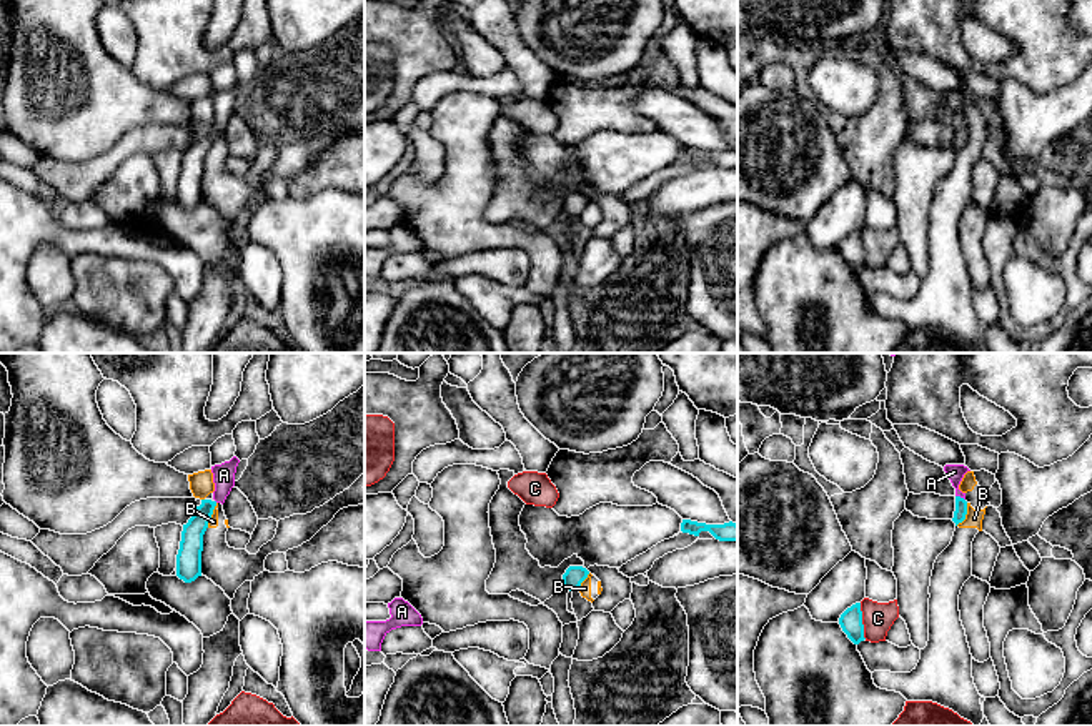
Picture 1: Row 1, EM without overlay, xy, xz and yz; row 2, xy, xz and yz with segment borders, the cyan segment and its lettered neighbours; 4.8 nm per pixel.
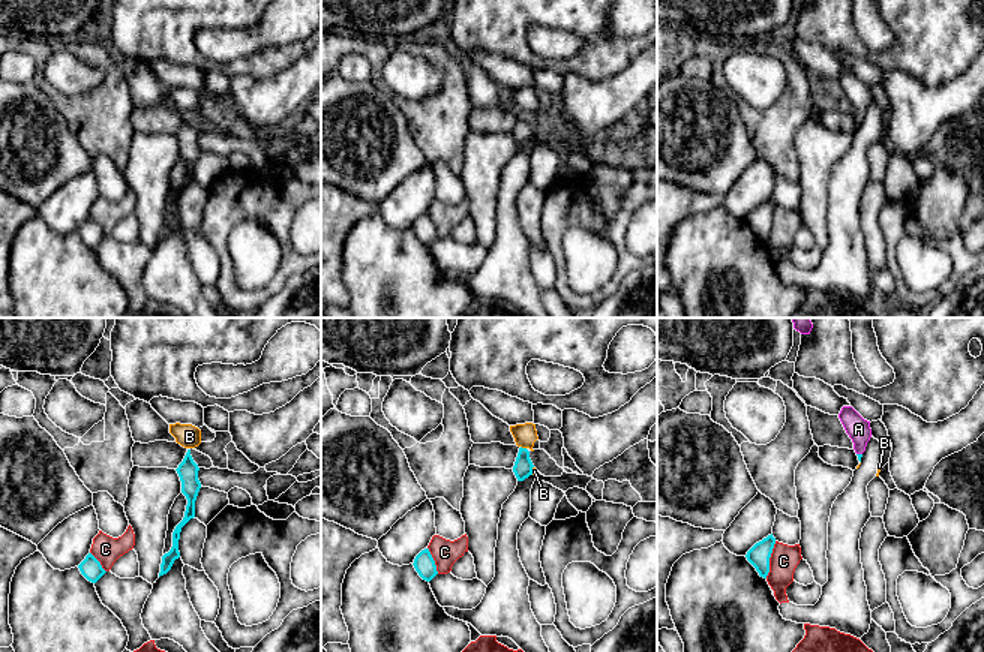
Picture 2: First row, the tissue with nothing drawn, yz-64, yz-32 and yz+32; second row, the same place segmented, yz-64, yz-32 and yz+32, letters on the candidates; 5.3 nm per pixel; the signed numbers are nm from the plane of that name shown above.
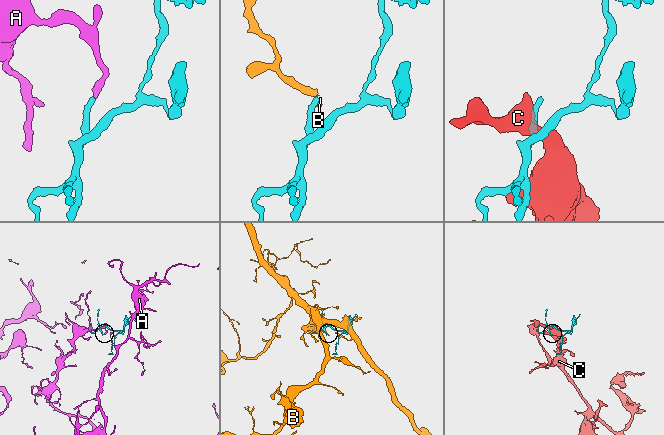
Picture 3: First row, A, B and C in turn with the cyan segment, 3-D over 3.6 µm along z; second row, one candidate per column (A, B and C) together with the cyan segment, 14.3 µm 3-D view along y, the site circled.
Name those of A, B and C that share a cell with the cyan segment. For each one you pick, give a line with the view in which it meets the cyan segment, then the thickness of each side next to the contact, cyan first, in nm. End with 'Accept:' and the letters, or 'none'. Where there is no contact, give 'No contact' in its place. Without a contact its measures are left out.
A: Touches cyan in yz. Thickness 60 nm (cyan) against 80 nm
Accept: A

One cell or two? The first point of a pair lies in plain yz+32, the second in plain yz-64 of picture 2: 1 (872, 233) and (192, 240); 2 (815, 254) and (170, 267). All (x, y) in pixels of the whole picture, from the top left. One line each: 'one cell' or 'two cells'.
1: two cells
2: two cells

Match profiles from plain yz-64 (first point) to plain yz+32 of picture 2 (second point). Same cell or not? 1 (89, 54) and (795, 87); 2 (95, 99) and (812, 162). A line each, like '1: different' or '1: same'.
1: same
2: different

